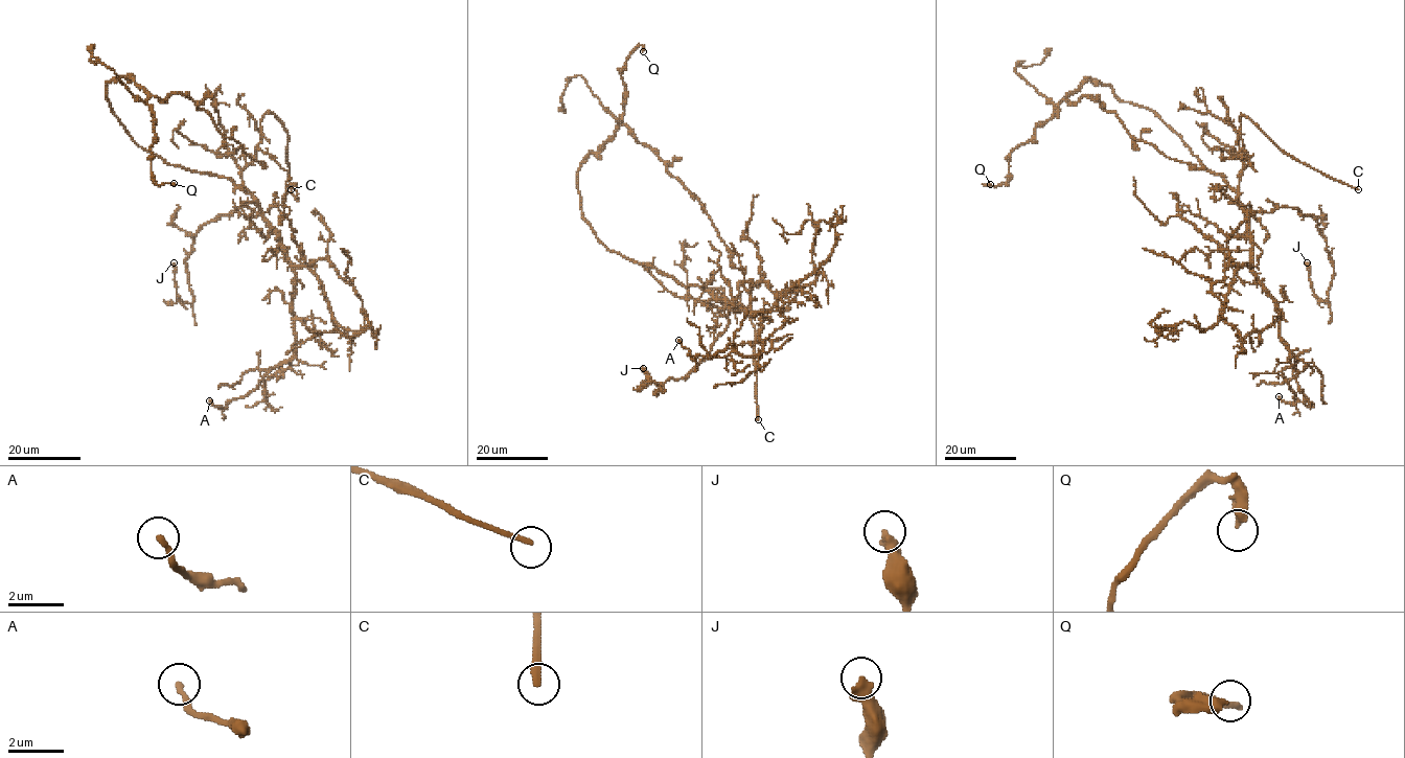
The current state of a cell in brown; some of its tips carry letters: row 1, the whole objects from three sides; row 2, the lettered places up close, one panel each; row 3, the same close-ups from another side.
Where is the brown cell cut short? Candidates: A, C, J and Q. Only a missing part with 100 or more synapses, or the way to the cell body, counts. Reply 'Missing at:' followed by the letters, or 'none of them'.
Missing at: C

